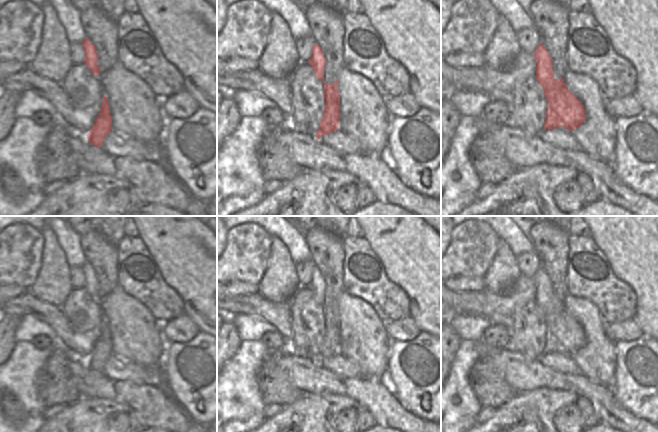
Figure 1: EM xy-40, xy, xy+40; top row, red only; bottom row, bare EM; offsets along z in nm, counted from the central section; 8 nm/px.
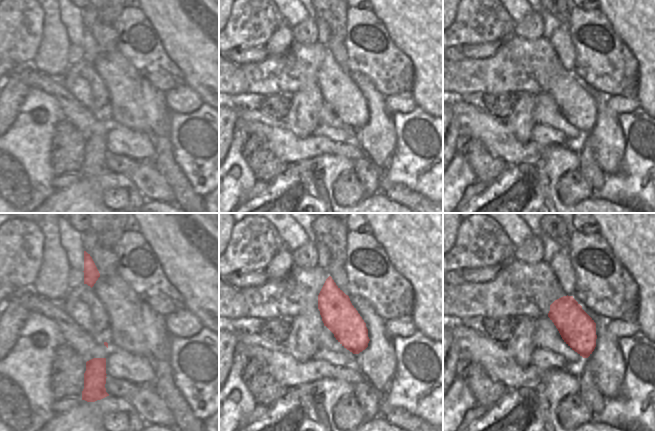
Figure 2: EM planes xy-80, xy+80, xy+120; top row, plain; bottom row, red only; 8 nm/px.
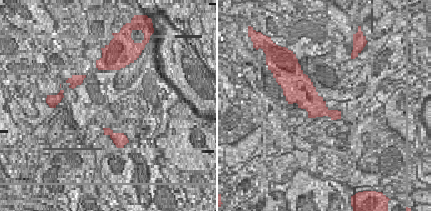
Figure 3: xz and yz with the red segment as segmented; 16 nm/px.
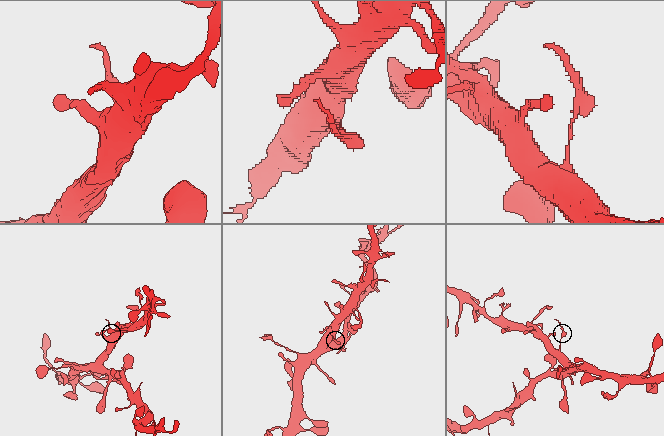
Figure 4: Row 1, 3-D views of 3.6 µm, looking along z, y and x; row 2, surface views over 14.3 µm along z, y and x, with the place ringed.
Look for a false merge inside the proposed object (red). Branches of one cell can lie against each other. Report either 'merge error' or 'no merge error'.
merge error

